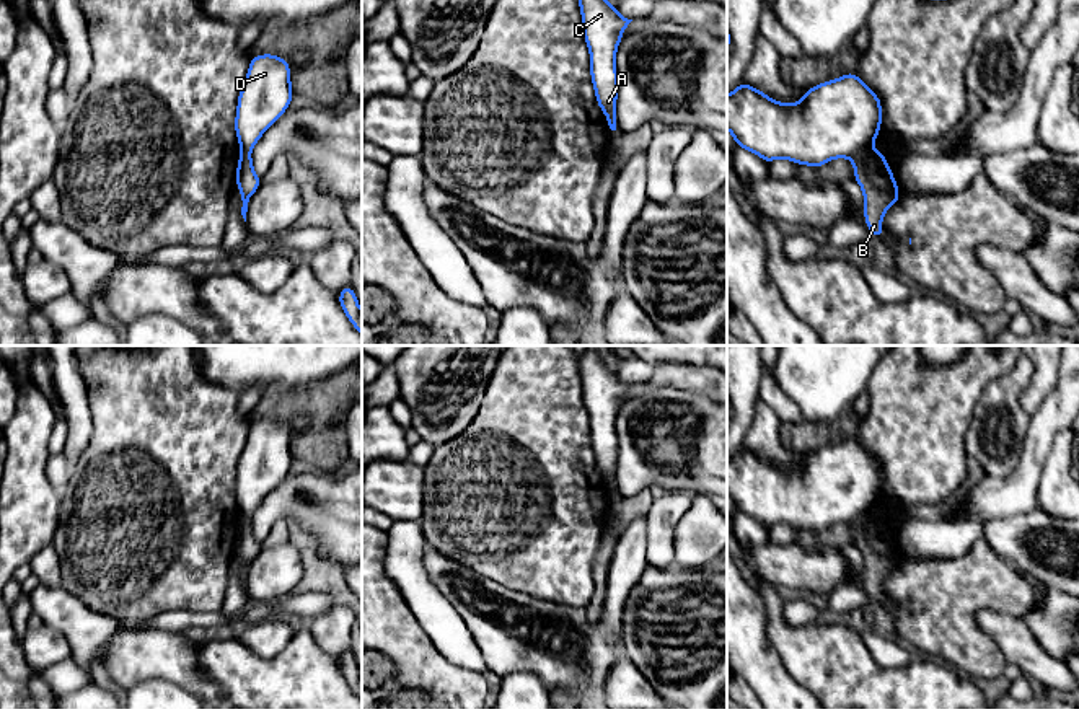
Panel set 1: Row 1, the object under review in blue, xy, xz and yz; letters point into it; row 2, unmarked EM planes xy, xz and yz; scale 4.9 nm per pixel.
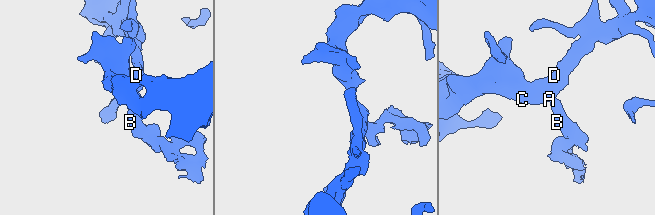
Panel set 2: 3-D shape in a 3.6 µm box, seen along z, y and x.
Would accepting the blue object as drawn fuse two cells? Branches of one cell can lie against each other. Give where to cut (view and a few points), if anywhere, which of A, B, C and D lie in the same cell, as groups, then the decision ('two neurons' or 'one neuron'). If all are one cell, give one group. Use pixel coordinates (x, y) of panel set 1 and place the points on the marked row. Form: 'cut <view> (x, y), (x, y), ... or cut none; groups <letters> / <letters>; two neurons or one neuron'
cut yz (867, 147), (851, 160); groups A C D / B; two neurons

